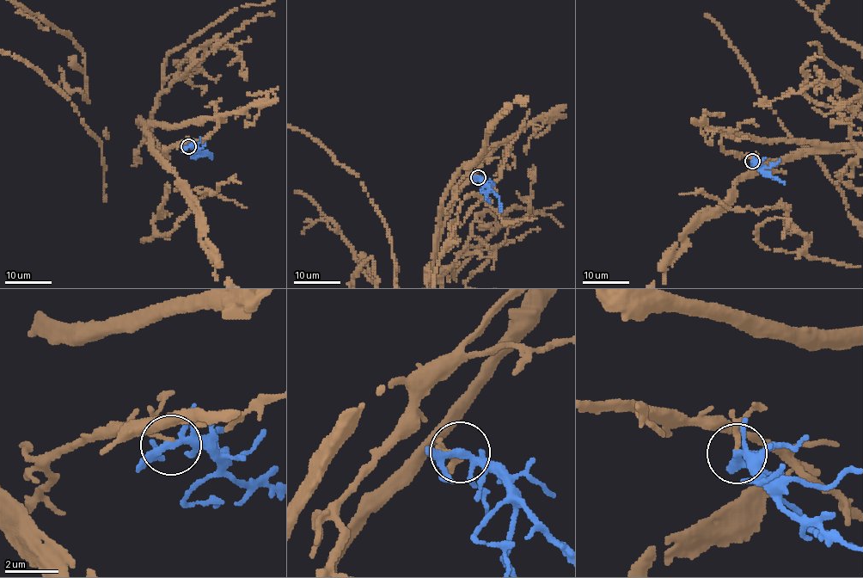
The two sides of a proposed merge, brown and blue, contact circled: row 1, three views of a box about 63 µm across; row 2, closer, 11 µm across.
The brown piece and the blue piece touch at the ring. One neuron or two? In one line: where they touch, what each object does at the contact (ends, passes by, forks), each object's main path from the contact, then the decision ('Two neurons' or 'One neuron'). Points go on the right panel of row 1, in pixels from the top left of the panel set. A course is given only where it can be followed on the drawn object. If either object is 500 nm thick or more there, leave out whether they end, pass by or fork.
Place: (752, 161). At the ring brown ends. At the ring blue forks. Course of brown: (752, 161), (722, 150), (722, 133), (819, 146), (762, 162), (694, 224). Course of blue: (752, 161), (762, 171), (785, 183). Two neurons

